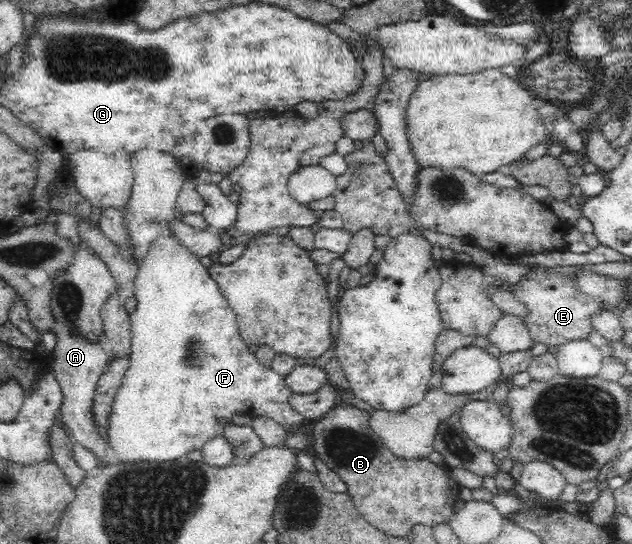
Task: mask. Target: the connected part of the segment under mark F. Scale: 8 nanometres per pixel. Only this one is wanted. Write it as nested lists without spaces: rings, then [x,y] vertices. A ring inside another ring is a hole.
[[[167,227],[162,233],[153,238],[152,243],[145,252],[145,256],[141,258],[140,265],[137,266],[137,272],[134,276],[134,296],[137,299],[137,306],[136,310],[129,315],[131,318],[130,363],[111,405],[110,417],[110,446],[118,453],[121,462],[172,461],[177,457],[190,453],[190,451],[194,451],[194,449],[201,450],[209,439],[224,433],[227,425],[232,423],[232,417],[236,413],[249,415],[251,418],[268,416],[284,426],[286,431],[304,423],[305,417],[300,415],[295,409],[292,409],[292,406],[289,404],[292,393],[284,383],[284,378],[276,370],[273,370],[271,366],[263,366],[254,354],[248,352],[246,343],[240,337],[235,312],[228,305],[223,293],[220,292],[219,285],[212,279],[211,274],[202,265],[198,256],[182,245],[182,242],[170,231],[170,227]]]

